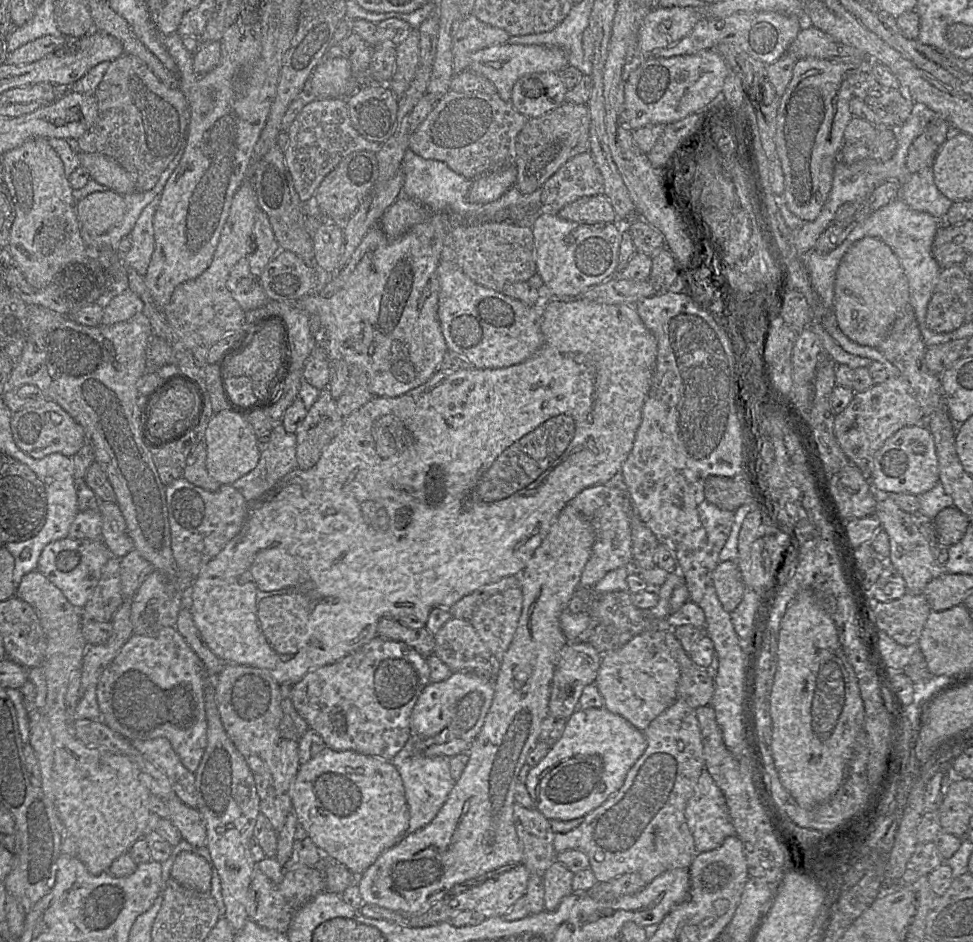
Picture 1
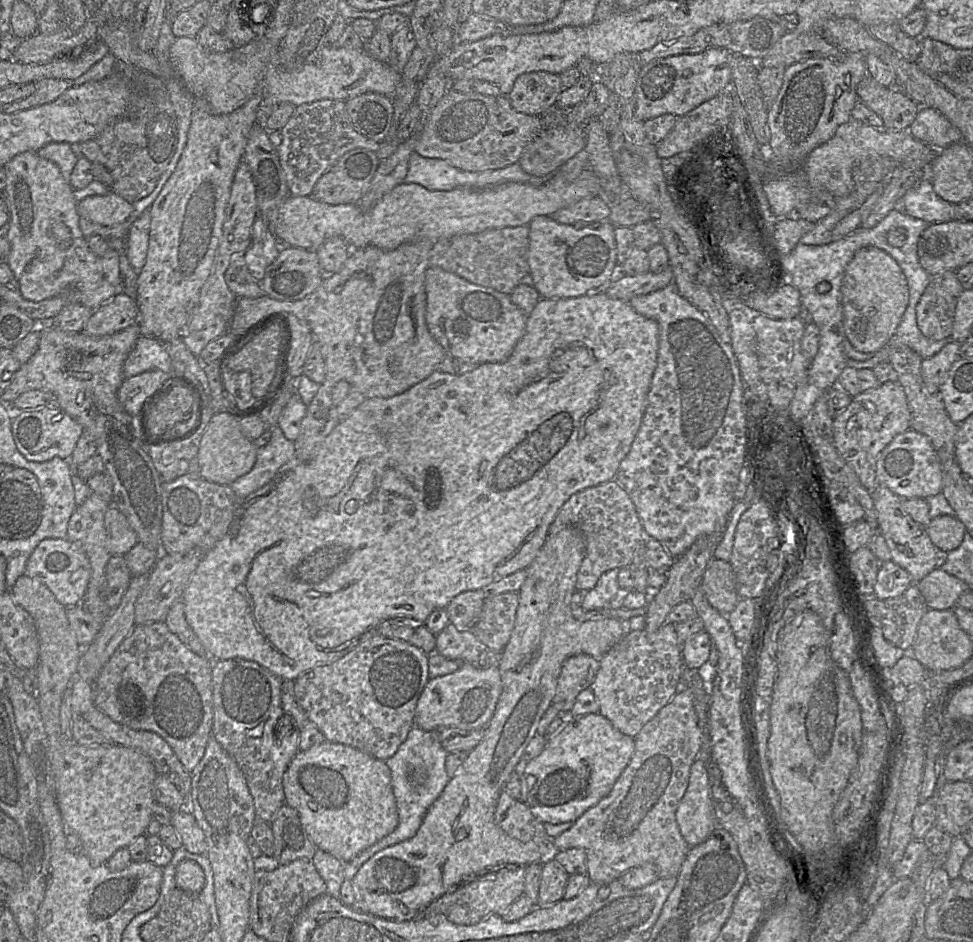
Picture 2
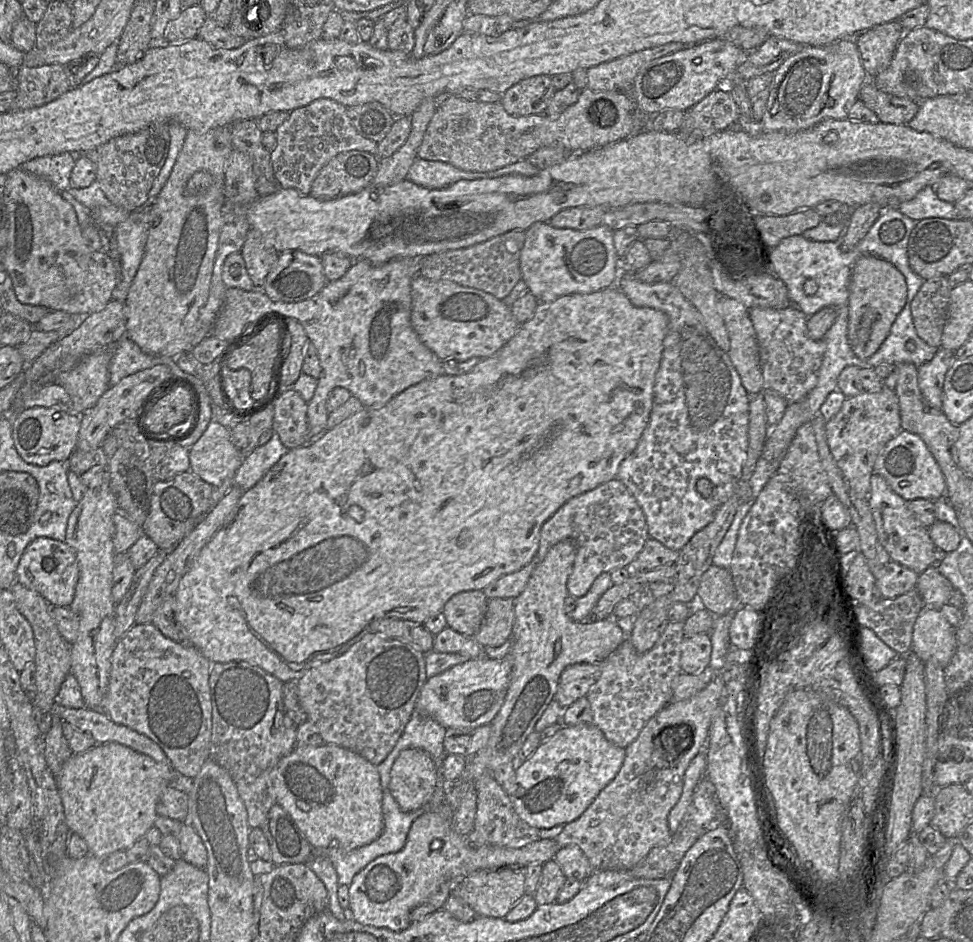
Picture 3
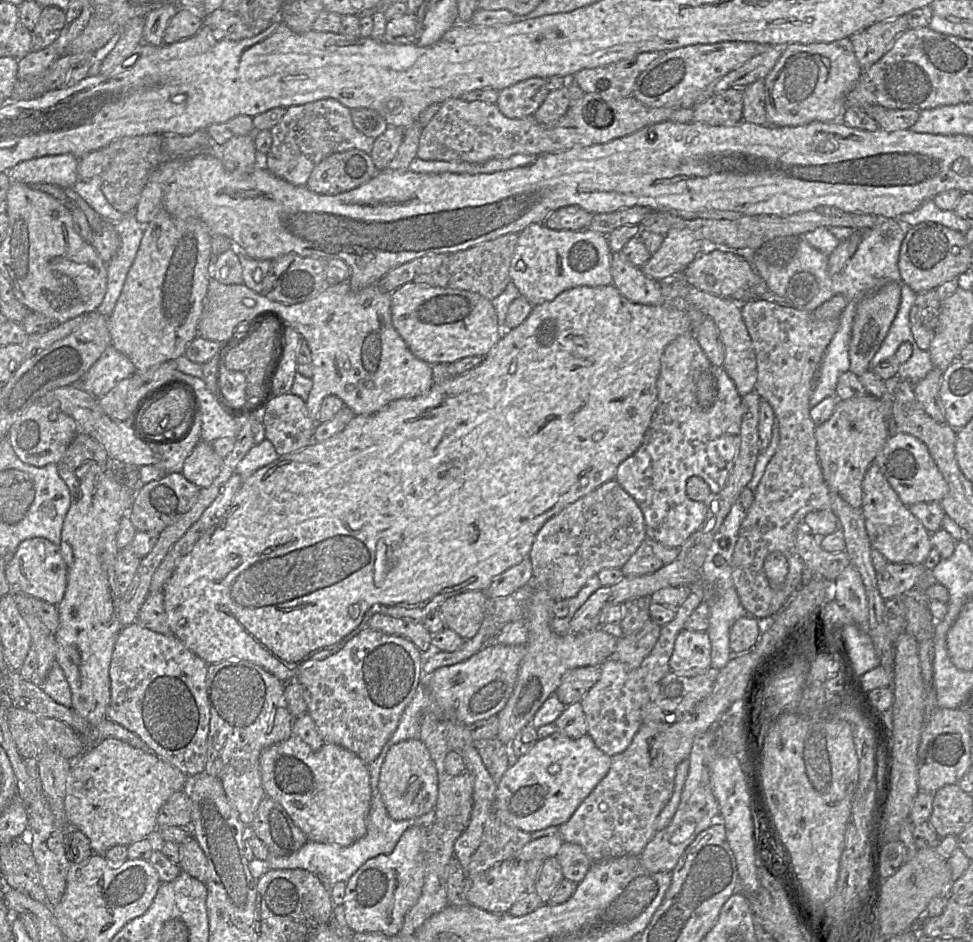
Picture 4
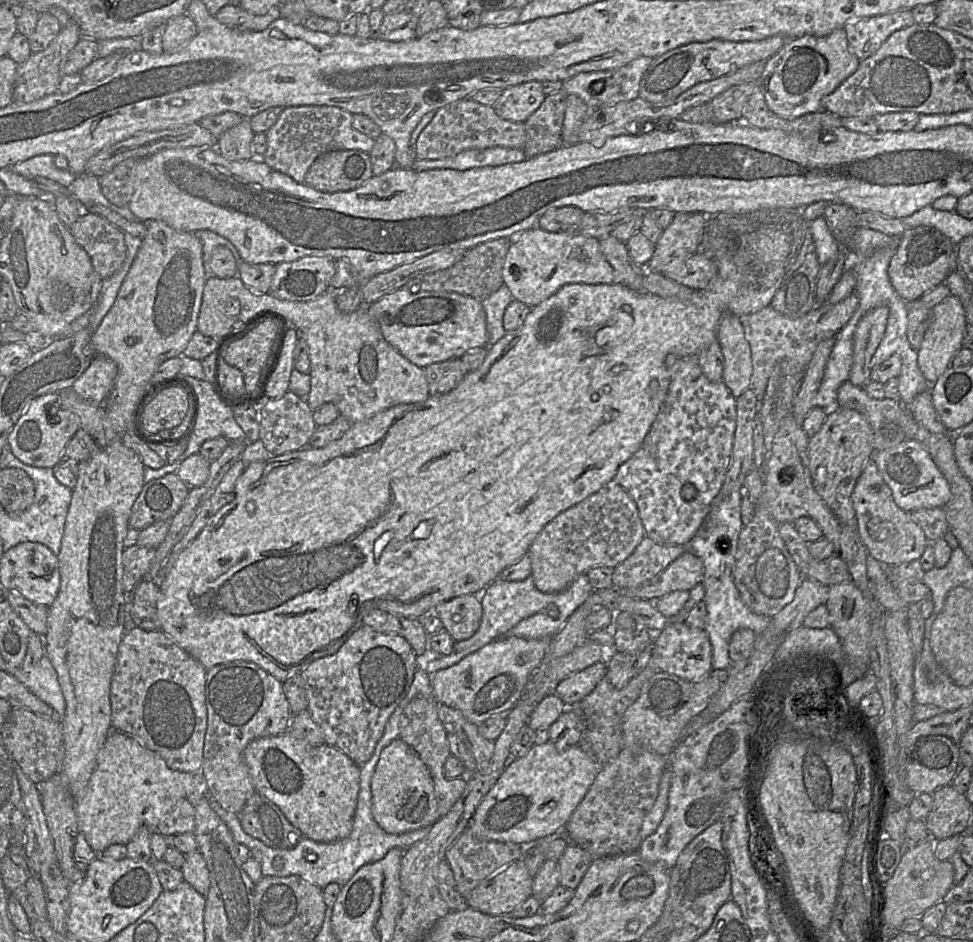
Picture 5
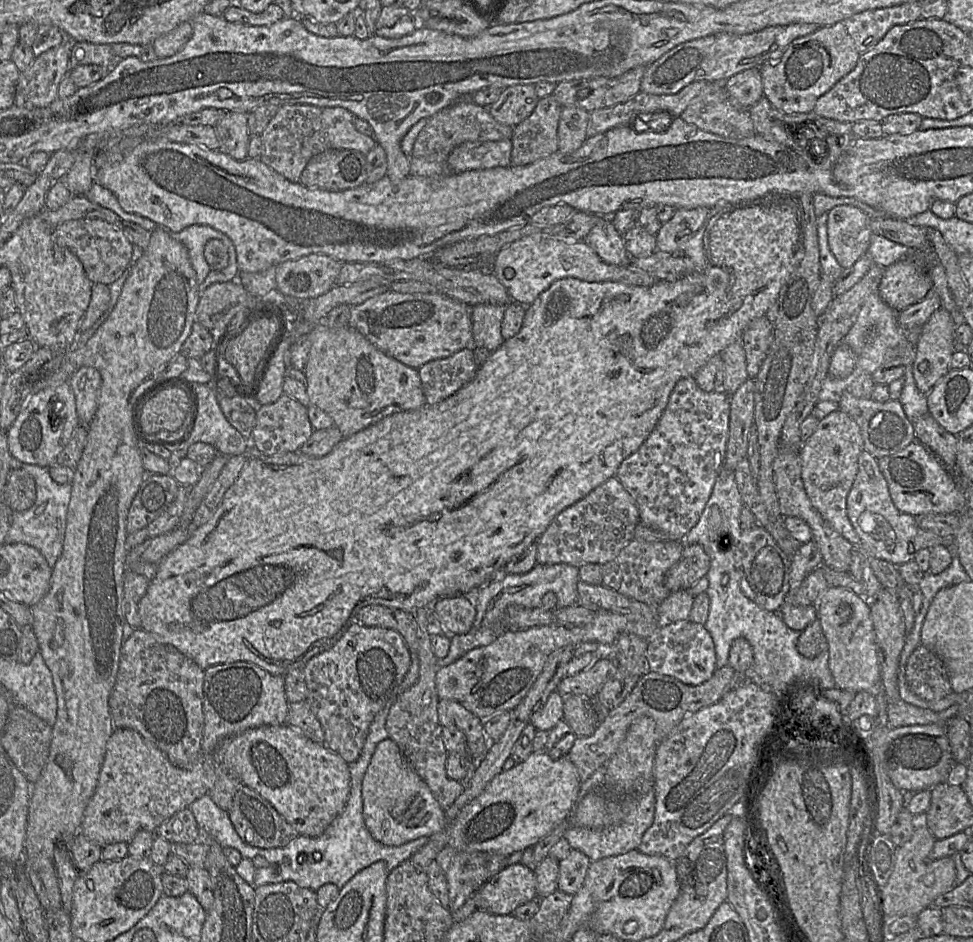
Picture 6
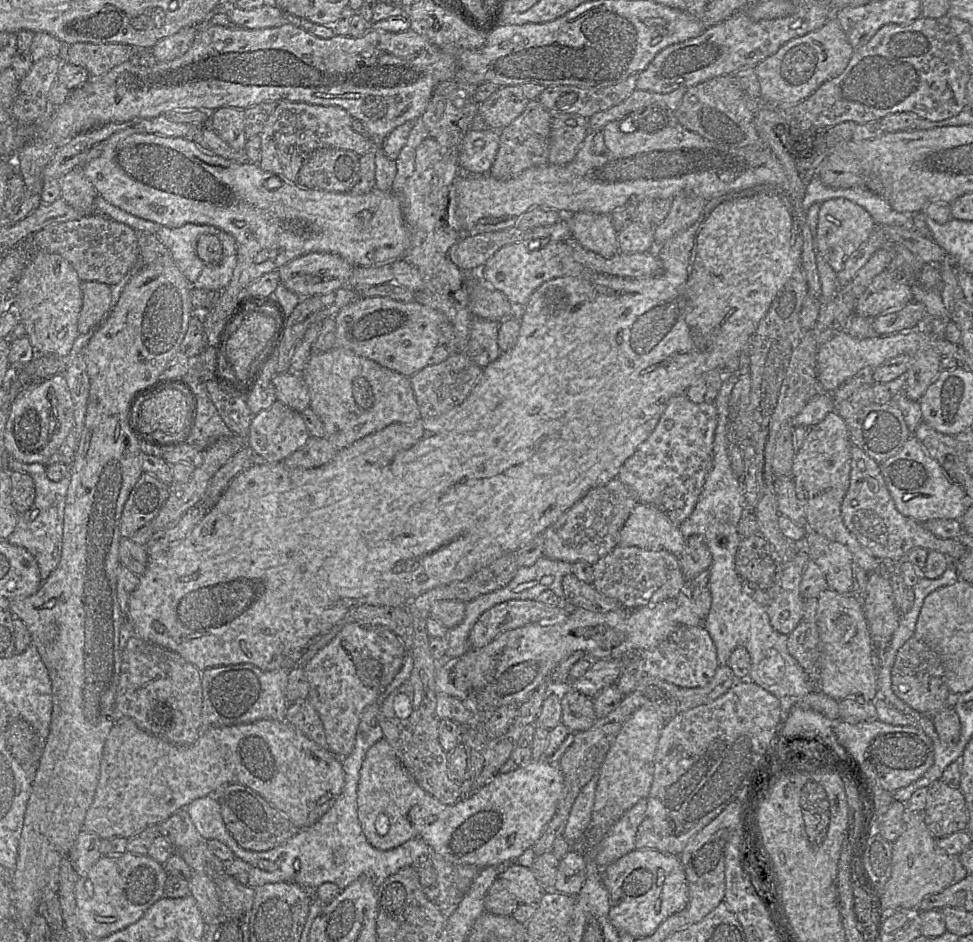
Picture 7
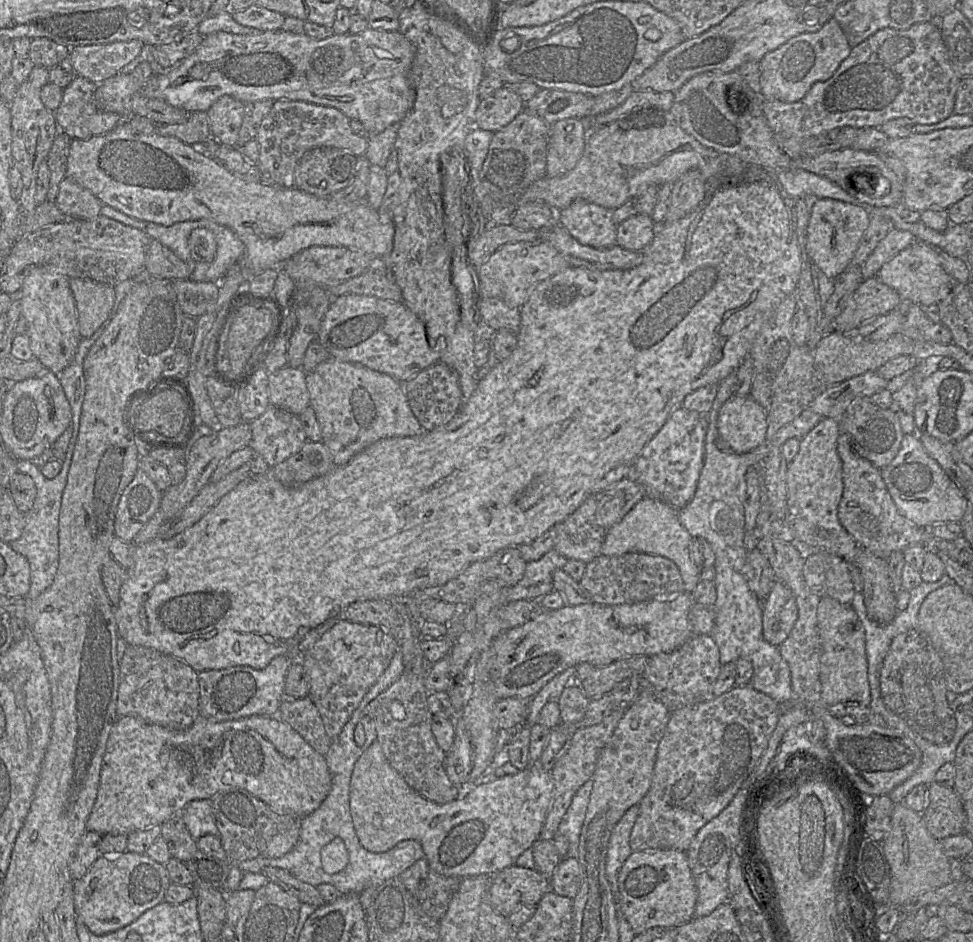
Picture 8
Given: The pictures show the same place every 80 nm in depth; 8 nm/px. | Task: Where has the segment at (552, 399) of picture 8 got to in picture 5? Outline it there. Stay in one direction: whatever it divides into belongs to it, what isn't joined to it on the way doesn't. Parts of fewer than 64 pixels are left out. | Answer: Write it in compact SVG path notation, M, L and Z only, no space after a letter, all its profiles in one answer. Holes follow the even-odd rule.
M779 208L775 210L762 210L754 212L753 214L716 214L708 217L703 229L699 251L697 253L702 253L703 255L710 257L715 262L718 272L715 279L707 288L694 291L689 298L663 298L647 292L634 291L622 284L573 283L563 285L549 298L531 308L523 324L518 329L512 332L506 332L500 340L489 346L488 353L482 364L477 369L467 372L460 383L450 392L438 396L429 395L428 399L422 403L399 404L388 408L365 421L352 423L351 427L343 437L331 442L323 448L314 449L303 447L294 452L284 453L268 460L256 461L245 465L242 474L236 481L233 500L224 505L210 519L207 525L201 530L189 546L177 555L165 577L159 582L159 597L156 608L157 617L160 622L160 631L172 638L180 648L199 661L206 670L209 670L216 665L232 661L247 661L255 663L283 683L294 675L300 675L301 671L309 663L336 653L352 633L364 626L362 623L363 616L370 610L379 609L391 614L404 616L406 618L415 618L421 621L423 615L428 612L433 612L438 604L461 595L474 594L476 591L486 588L498 578L505 568L519 561L527 553L536 536L548 522L561 512L578 504L600 490L604 484L614 478L618 467L638 451L661 410L668 392L670 384L670 373L668 366L666 365L666 358L668 355L674 355L677 358L698 355L703 349L717 341L717 328L724 315L733 314L742 317L771 305L776 292L786 277L791 262L793 262L793 259L797 256L801 248L802 238L804 238L804 233L806 233L807 227L808 224L802 215L802 209Z

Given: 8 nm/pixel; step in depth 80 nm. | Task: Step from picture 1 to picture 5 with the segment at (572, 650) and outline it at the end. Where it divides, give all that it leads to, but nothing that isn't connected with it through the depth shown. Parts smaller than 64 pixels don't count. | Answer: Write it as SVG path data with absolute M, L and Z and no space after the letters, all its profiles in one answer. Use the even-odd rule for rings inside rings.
M597 662L590 667L563 679L556 687L555 694L567 706L577 706L589 695L607 674L607 663Z

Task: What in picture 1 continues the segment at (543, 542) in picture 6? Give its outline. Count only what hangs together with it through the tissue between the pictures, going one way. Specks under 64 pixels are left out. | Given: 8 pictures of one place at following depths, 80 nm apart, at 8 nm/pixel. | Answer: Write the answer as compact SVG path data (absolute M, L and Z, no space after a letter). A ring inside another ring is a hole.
M603 483L587 487L573 497L568 504L587 518L595 530L595 542L592 547L591 555L580 577L580 589L591 589L609 571L622 566L631 566L631 500L623 485Z

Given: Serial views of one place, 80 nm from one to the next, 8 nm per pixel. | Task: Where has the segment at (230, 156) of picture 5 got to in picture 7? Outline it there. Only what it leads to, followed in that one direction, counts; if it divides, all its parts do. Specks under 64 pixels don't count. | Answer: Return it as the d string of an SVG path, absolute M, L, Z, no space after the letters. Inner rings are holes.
M222 107L212 111L209 126L230 147L237 152L244 152L247 138L245 136L245 111L234 107Z

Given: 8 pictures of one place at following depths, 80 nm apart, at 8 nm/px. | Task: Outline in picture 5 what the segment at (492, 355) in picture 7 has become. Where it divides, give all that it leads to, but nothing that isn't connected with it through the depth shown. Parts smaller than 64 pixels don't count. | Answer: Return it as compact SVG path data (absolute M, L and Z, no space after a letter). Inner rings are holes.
M503 284L496 292L480 301L486 317L489 347L506 333L503 327L503 315L506 307L513 301L513 297L509 288Z

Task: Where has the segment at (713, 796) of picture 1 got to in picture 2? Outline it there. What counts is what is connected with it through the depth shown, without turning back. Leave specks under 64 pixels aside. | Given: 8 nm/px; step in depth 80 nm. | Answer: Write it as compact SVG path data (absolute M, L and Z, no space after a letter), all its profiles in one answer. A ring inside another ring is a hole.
M697 758L691 766L687 790L676 810L681 835L690 847L703 843L718 827L710 792L709 765Z

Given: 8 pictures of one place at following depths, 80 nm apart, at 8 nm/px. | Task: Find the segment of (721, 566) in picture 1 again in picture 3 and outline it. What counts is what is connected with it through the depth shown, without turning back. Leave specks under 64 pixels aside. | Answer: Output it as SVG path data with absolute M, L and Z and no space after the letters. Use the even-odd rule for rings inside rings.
M711 565L701 577L697 590L699 607L721 616L739 606L729 569Z

